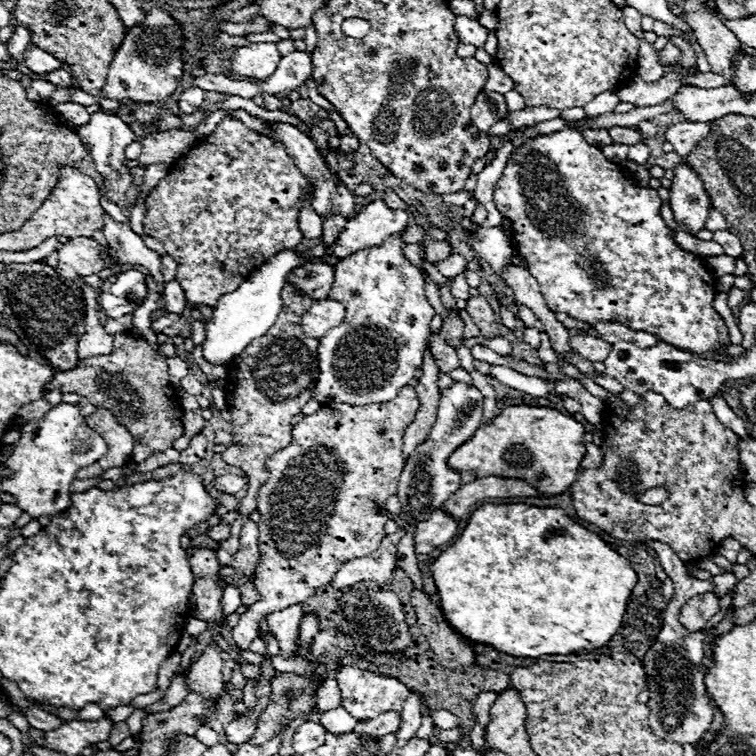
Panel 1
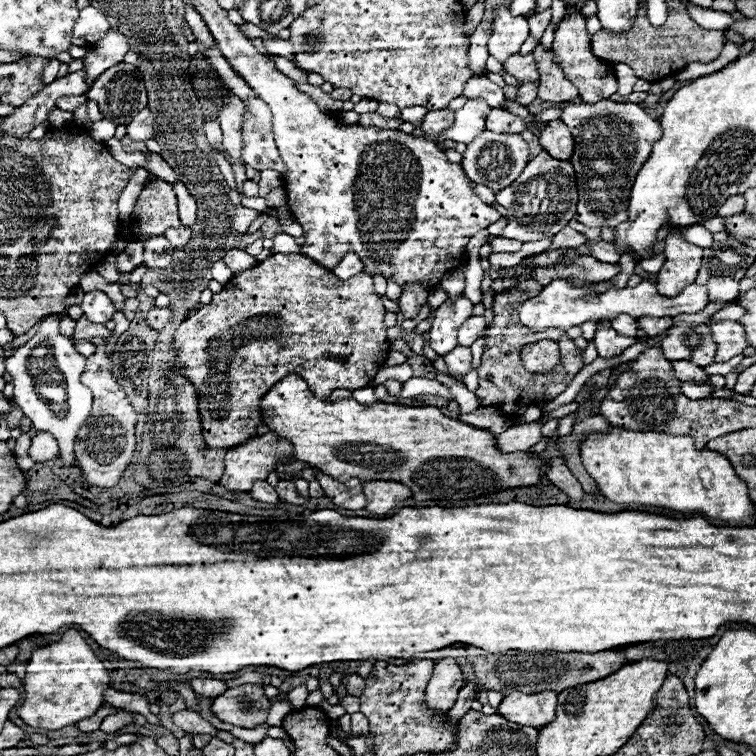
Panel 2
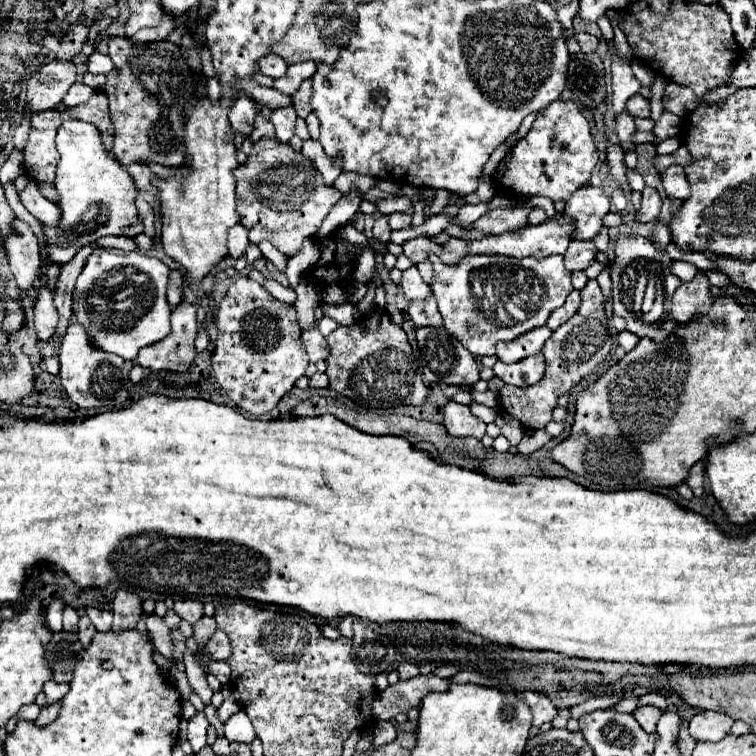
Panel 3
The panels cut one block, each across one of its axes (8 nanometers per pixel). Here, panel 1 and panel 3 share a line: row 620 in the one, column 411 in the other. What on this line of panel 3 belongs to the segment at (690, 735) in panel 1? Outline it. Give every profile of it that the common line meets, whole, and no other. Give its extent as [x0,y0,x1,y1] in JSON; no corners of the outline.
[396,662,420,680]

